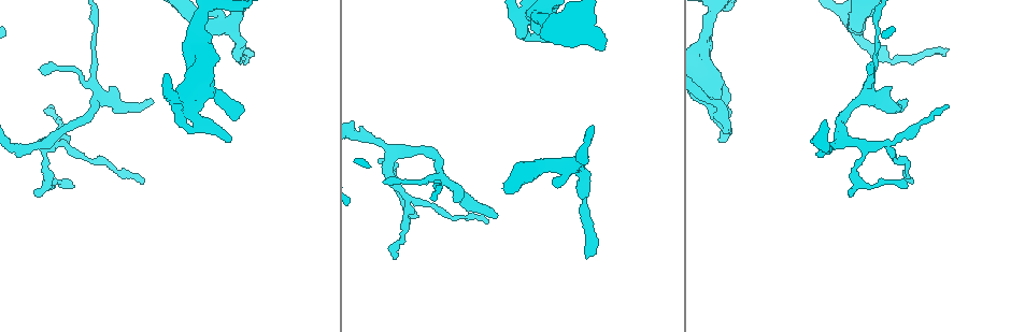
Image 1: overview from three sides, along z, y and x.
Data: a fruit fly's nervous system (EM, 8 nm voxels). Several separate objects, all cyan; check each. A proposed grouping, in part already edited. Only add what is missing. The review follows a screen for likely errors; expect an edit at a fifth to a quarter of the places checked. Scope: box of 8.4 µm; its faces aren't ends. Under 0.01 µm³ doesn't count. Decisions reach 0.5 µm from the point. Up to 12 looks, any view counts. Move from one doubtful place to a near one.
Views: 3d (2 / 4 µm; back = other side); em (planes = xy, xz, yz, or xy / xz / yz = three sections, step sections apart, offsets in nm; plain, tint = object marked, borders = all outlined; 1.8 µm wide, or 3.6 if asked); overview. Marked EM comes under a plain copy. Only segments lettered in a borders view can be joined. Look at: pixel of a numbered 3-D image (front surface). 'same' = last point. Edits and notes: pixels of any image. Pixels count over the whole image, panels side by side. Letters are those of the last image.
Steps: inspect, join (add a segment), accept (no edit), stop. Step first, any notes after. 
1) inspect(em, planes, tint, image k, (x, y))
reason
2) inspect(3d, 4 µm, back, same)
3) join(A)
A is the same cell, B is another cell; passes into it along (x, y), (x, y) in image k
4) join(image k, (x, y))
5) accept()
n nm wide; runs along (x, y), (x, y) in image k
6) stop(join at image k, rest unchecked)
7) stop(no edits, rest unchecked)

inspect(3d, 2 µm, back, image 1, (414, 214))
tapers out

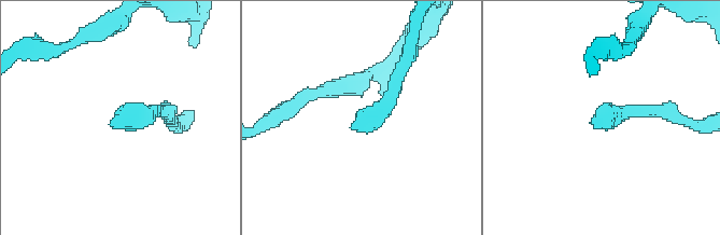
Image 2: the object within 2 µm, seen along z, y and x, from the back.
inspect(em, xz, step 16, borders, image 2, (594, 127))
shape alone is not enough

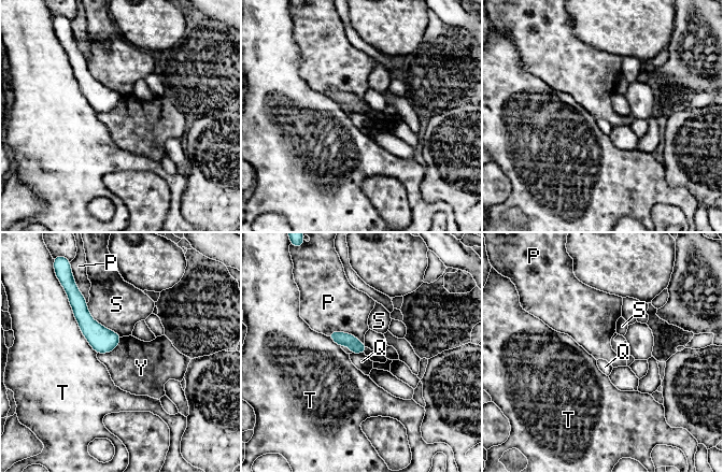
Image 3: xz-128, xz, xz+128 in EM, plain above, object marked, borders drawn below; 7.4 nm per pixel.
accept()
P, Q, S, T and Y are other cells; border along (328, 334), (350, 332), (364, 344) in image 3; no lettered segment goes on from it

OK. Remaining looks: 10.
inspect(em, yz, step 8, tint, image 1, (151, 99))
an open end

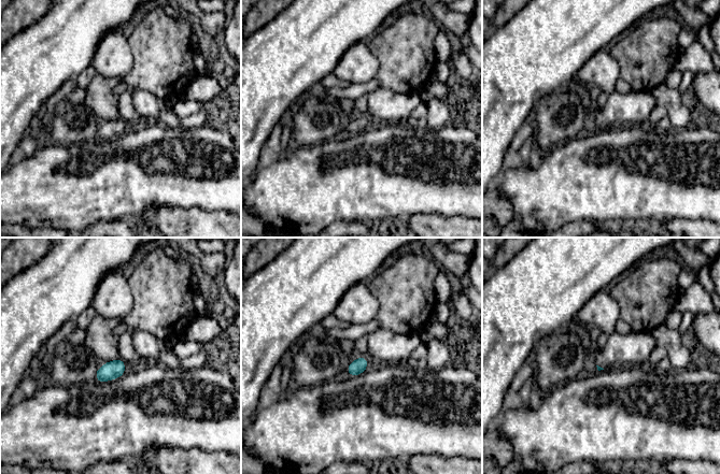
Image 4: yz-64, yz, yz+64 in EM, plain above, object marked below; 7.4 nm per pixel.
inspect(em, xz, step 4, borders, same)

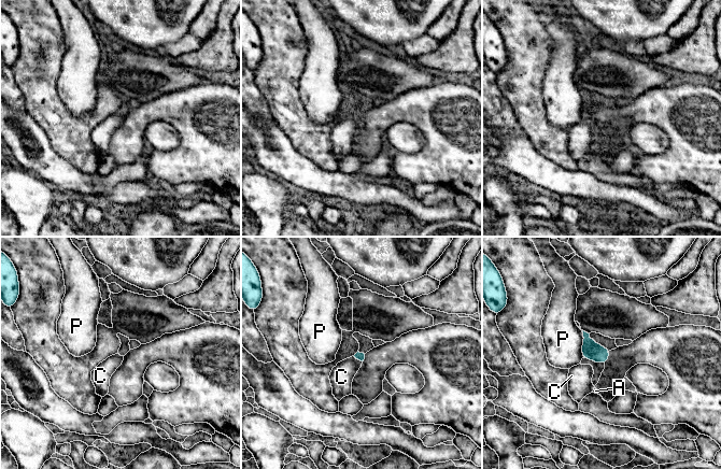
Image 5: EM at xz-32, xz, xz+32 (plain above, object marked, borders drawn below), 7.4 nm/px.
accept()
P touches over 200 nm; A, C and P are other cells; border along (353, 356), (362, 361) in image 5; none of them fits

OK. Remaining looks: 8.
inspect(3d, 2 µm, image 1, (586, 257))
end of a long branch

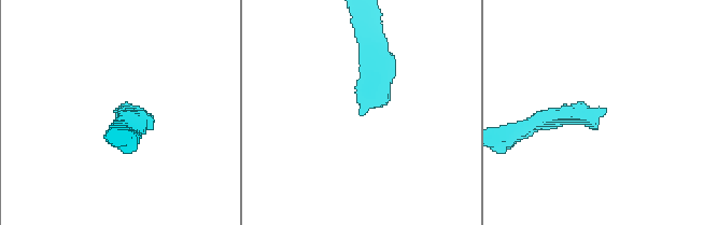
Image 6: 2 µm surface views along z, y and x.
inspect(em, xz, step 8, borders, image 6, (116, 109))
need the tissue

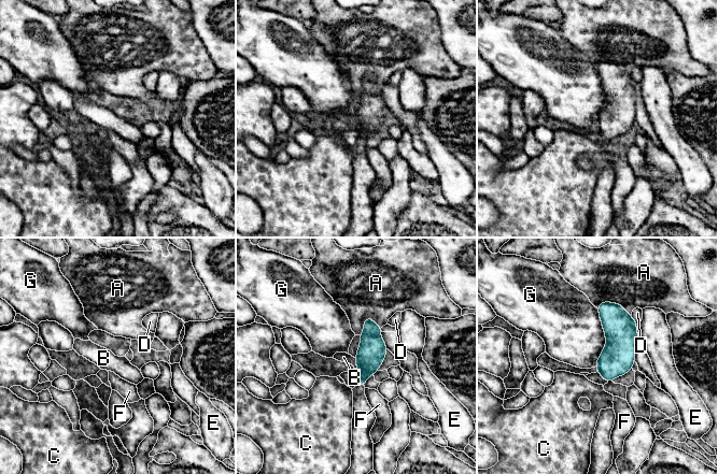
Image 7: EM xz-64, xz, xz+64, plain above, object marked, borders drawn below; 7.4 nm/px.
inspect(em, planes, borders, same)
cut it another way

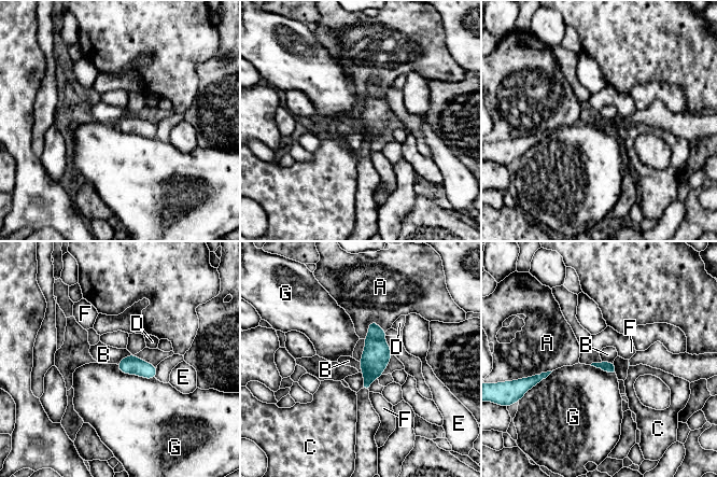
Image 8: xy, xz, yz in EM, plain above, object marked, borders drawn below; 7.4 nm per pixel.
accept()
A, B, C, D, E, F and G are other cells; no lettered segment goes on from it

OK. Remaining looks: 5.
inspect(3d, 4 µm, image 1, (194, 99))
two arms at a narrow angle

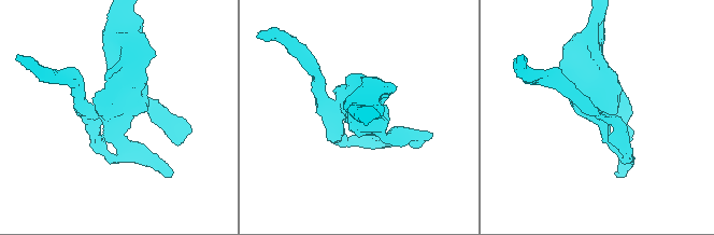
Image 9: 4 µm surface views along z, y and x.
inspect(em, 3.6 µm, planes, borders, image 9, (604, 113))

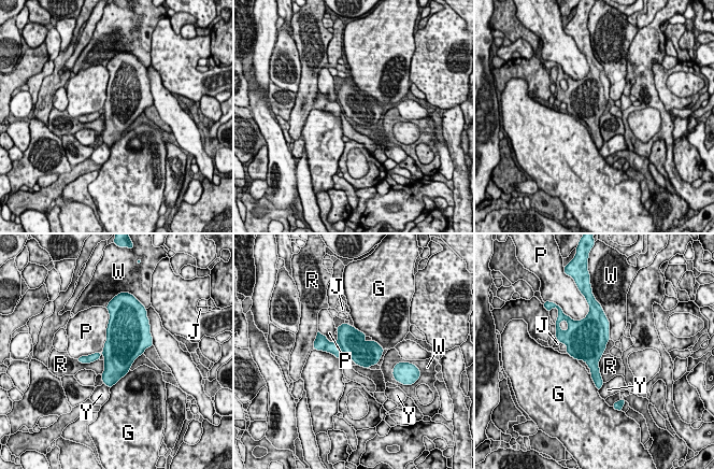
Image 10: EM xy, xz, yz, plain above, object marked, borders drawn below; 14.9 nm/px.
accept()
400 nm wide; G, J, P, R, W and Y are other cells; border along (603, 355), (599, 361), (602, 382) in image 10; none of them fits

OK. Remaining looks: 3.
inspect(em, planes, borders, image 1, (486, 223))
tapers out

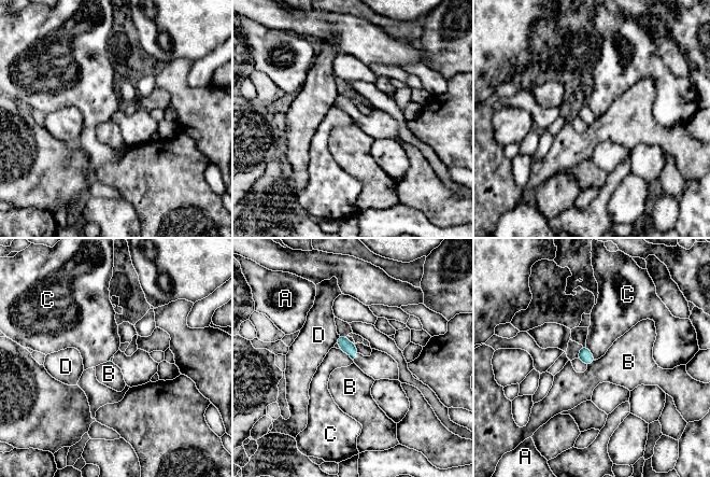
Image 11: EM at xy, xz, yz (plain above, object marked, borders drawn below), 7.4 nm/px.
accept()
A, B, C and D are other cells; border along (339, 349), (353, 361) in image 11; none of them fits

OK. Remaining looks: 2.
stop(no edits, rest unchecked)

